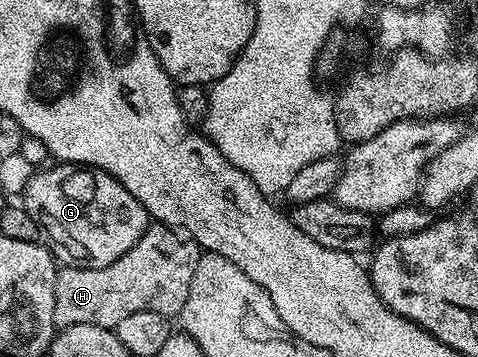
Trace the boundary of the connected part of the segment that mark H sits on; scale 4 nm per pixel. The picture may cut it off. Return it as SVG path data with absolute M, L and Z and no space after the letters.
M153 222L142 237L118 261L105 267L66 267L61 266L56 273L54 289L54 321L57 328L70 325L102 325L115 328L130 313L142 310L153 310L169 317L179 316L182 305L186 305L186 293L190 293L190 281L194 281L194 269L198 269L198 261L202 249L193 239L185 237L179 230L166 227L162 223Z

